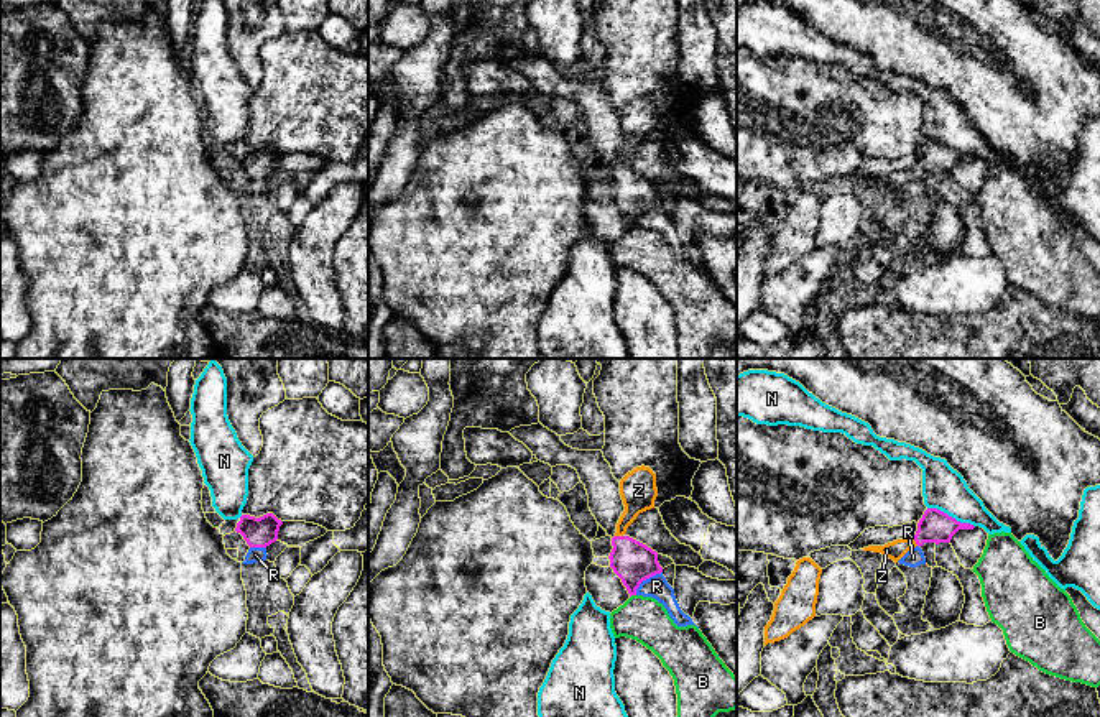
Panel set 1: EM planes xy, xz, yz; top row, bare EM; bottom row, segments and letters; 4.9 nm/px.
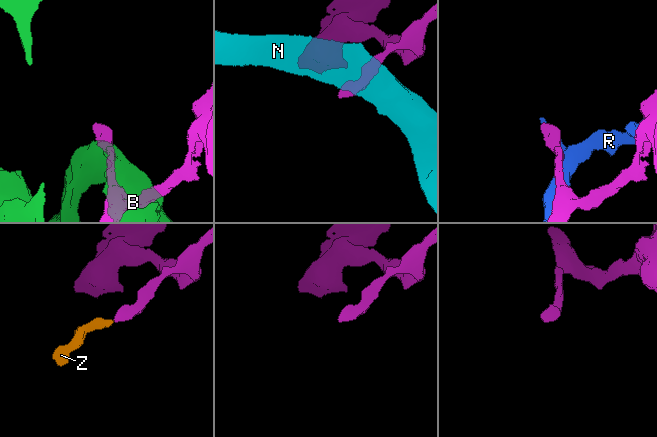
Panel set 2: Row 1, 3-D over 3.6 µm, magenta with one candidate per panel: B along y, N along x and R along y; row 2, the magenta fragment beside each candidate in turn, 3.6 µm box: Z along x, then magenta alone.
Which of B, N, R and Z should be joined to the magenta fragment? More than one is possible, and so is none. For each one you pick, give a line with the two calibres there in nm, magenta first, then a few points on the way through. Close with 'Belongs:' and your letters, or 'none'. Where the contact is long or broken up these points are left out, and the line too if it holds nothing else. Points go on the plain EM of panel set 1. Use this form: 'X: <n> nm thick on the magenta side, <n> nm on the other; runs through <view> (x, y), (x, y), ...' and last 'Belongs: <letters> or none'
Z: 200 nm thick on the magenta side, 180 nm on the other; runs through xz (632, 193), (619, 168), (638, 122)
Belongs: Z

